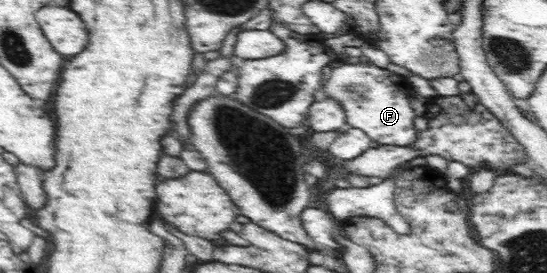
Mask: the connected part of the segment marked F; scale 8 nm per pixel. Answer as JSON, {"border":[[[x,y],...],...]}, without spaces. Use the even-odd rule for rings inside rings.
{"border":[[[341,62],[342,66],[333,68],[330,78],[321,83],[321,89],[327,98],[331,98],[344,109],[347,127],[363,130],[380,145],[409,147],[417,137],[414,118],[417,114],[410,107],[409,83],[402,76],[379,68],[372,63],[357,64]]]}

